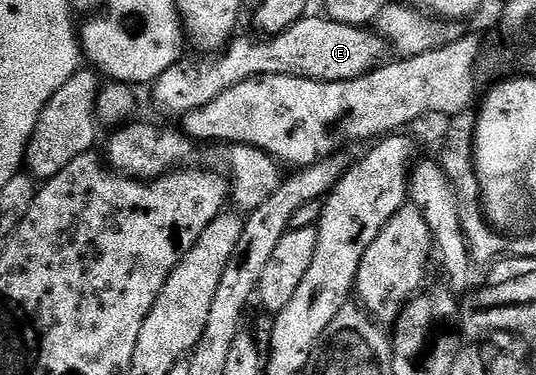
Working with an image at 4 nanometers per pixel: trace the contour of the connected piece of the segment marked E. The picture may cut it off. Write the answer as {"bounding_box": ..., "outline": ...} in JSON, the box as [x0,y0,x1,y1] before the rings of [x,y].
{"bounding_box":[151,17,386,117],"outline":[[[302,17],[290,29],[271,37],[256,39],[233,38],[232,42],[219,52],[217,63],[204,57],[201,63],[181,61],[166,69],[151,88],[156,103],[164,111],[182,117],[202,105],[210,105],[226,89],[256,75],[293,75],[303,79],[317,79],[323,83],[350,81],[371,71],[385,58],[386,44],[375,30],[352,27],[327,17],[308,19]]]}

